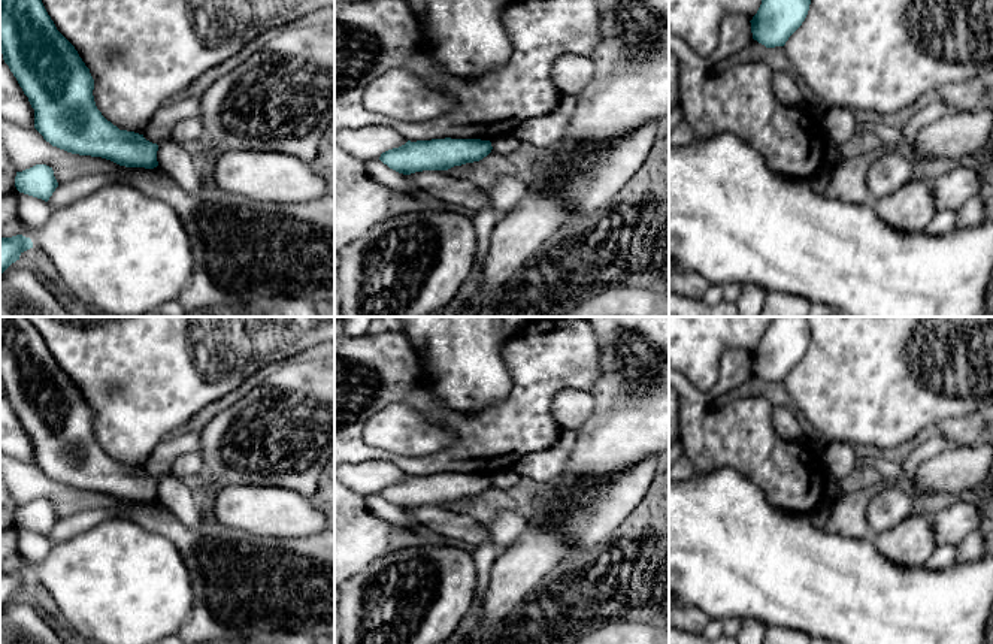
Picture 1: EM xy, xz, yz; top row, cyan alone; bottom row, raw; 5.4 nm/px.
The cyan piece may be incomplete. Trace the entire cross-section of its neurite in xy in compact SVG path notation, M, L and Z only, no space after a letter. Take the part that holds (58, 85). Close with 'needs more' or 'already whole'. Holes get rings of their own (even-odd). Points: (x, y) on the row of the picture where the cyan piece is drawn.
M0 0L0 51L34 109L34 129L52 146L102 157L125 167L158 166L158 145L143 134L119 130L97 109L94 79L75 46L57 30L42 0Z; already whole

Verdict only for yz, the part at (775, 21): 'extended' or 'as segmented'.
as segmented

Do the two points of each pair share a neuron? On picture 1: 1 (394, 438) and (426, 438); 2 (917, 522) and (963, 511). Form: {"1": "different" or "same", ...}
{"1": "same", "2": "same"}

